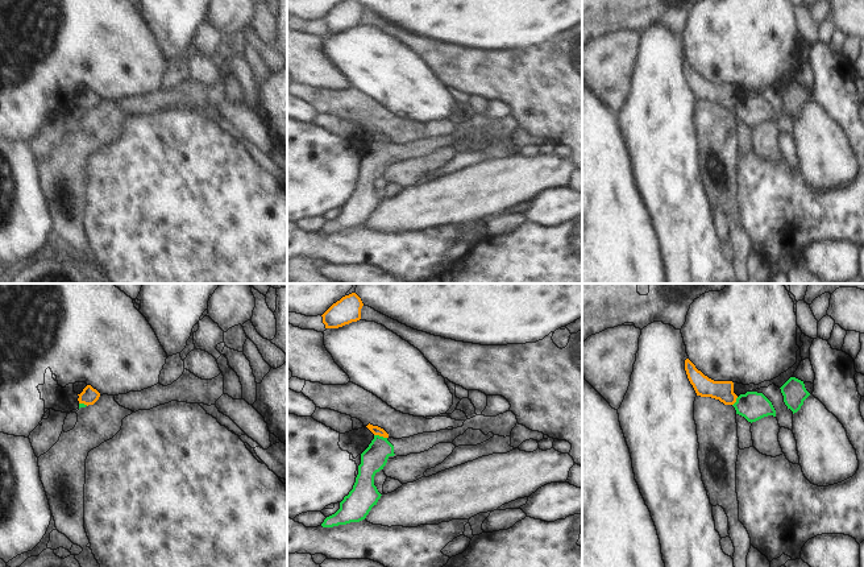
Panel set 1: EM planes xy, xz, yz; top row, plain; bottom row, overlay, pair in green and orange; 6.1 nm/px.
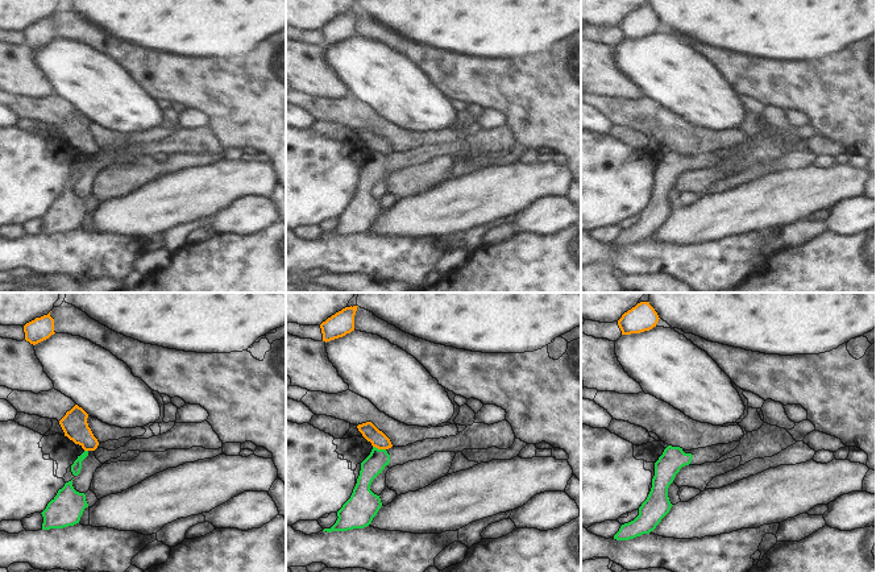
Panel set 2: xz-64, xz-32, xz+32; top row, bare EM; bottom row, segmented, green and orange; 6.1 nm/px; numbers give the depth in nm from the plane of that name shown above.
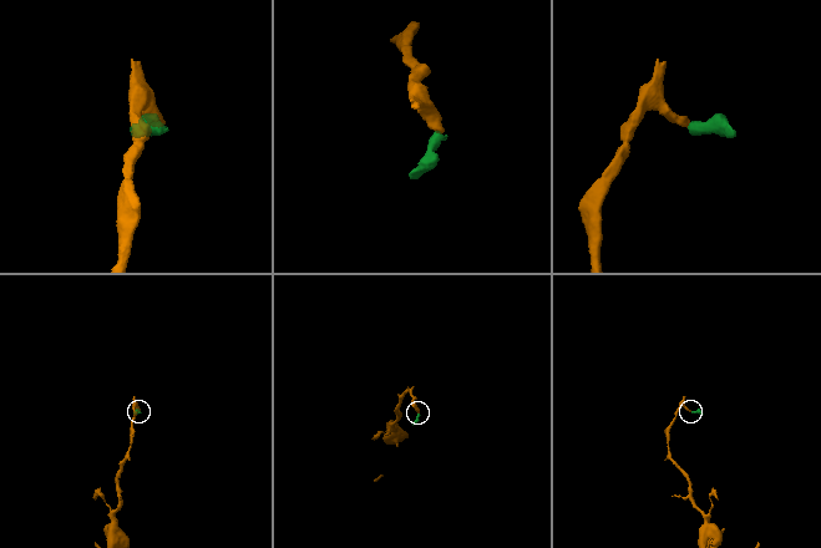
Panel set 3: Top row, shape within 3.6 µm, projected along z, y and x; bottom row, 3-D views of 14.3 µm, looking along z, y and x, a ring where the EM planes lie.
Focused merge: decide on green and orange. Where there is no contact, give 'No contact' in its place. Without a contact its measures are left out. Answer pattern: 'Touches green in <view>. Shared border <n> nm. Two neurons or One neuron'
Touches green in xz. Shared border 80 nm. Two neurons

